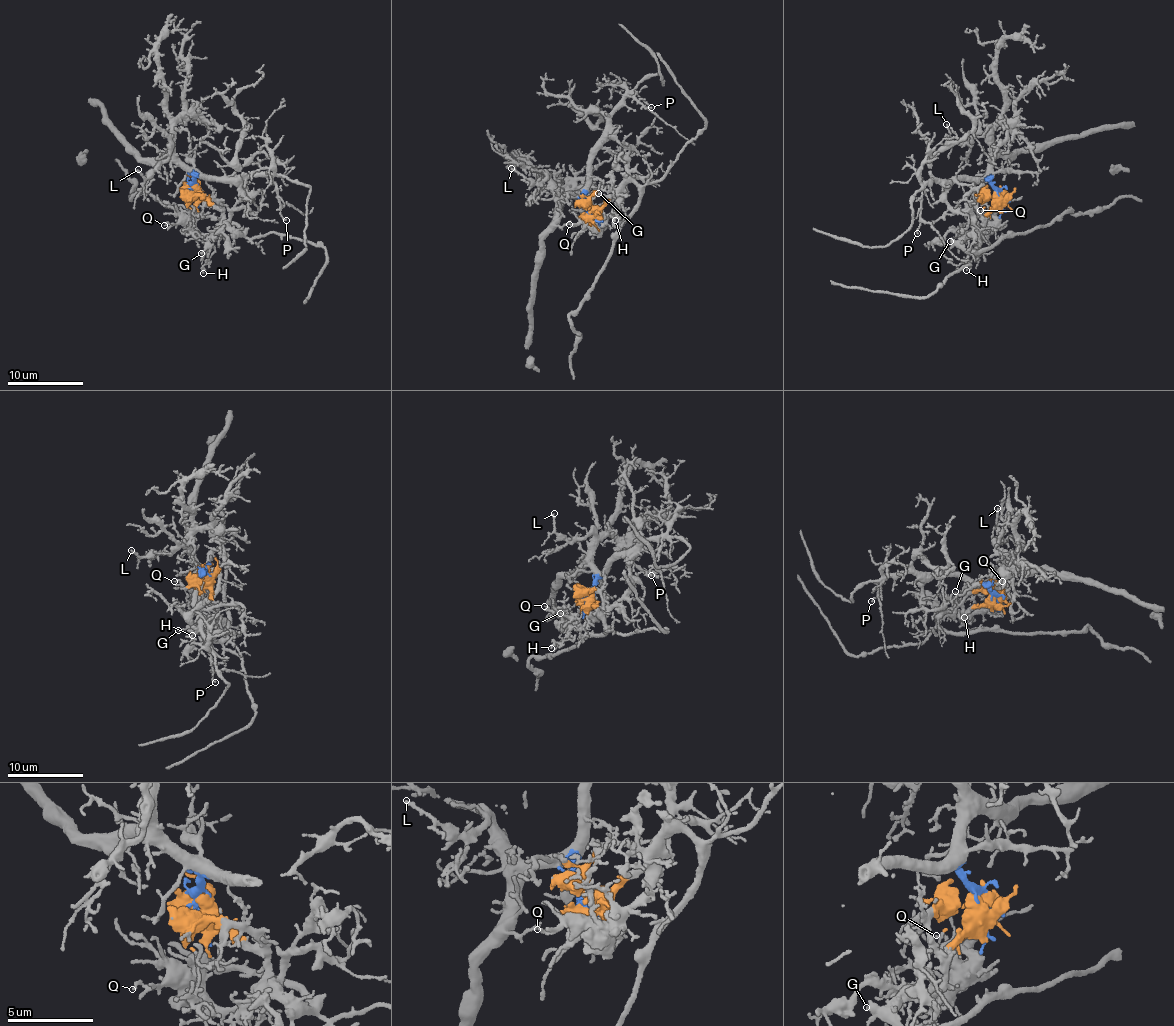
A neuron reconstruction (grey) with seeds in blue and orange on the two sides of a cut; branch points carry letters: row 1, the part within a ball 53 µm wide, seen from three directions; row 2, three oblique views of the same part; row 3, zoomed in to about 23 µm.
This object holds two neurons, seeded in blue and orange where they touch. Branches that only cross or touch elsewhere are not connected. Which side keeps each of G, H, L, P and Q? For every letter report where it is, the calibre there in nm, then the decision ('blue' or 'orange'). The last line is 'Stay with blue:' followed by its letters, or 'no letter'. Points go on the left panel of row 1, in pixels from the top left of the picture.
G: (201, 253) | 150 nm | orange
H: (203, 273) | 110 nm | orange
L: (138, 169) | 180 nm | blue
P: (286, 220) | 130 nm | blue
Q: (164, 225) | 160 nm | orange
Stay with blue: L, P

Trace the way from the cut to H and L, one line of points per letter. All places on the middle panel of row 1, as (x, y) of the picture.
H: (590, 214), (619, 198), (624, 210), (612, 216), (614, 220)
L: (590, 214), (583, 199), (576, 195), (562, 194), (548, 177), (536, 183), (527, 179), (512, 167)

